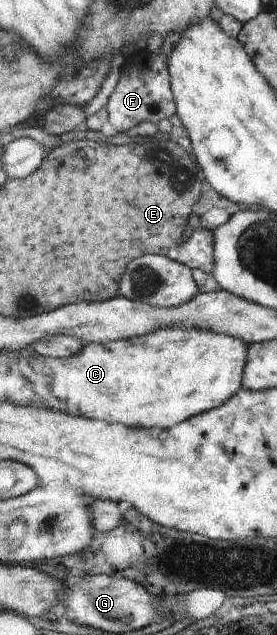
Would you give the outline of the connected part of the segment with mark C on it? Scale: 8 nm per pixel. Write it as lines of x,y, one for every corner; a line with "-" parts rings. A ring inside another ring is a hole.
170,327
128,341
85,344
79,353
60,360
60,368
54,373
54,388
46,384
46,390
54,390
54,399
49,398
53,411
120,423
127,427
158,426
168,430
182,421
224,405
241,389
247,360
248,345
242,339
204,329

